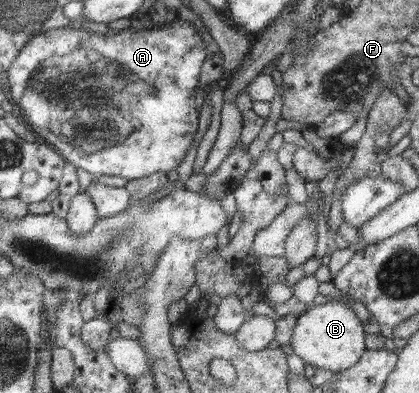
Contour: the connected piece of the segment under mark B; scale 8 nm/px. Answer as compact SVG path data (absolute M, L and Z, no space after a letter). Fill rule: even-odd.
M328 301L321 305L311 305L307 312L298 317L290 346L305 364L316 369L339 372L354 367L359 362L361 354L366 352L366 340L363 338L366 338L365 330L355 312L343 303Z

